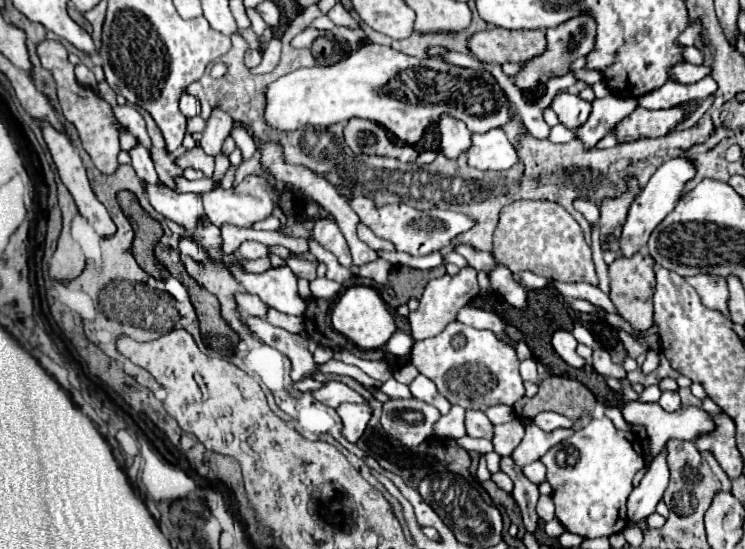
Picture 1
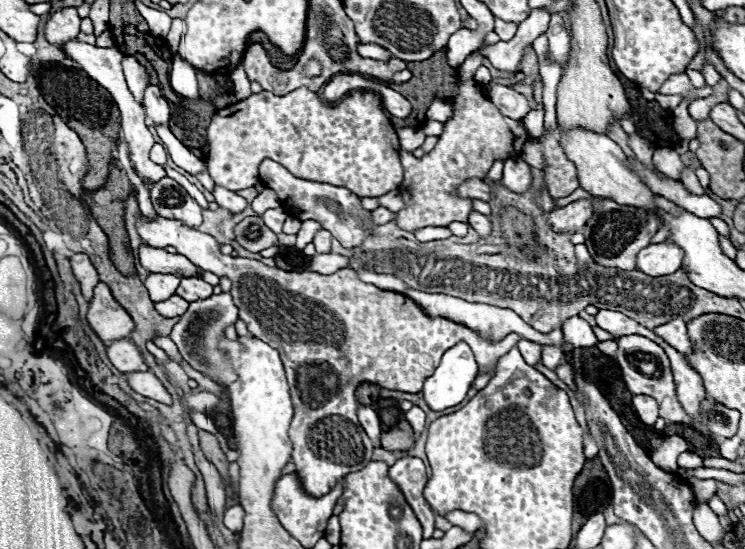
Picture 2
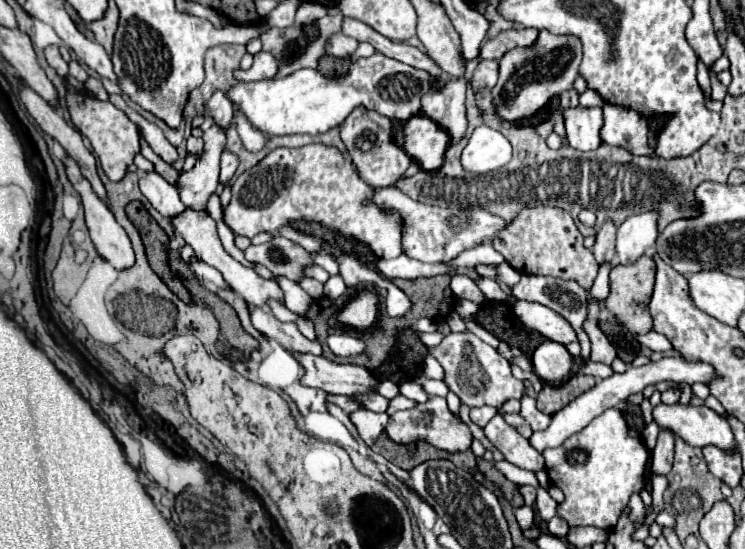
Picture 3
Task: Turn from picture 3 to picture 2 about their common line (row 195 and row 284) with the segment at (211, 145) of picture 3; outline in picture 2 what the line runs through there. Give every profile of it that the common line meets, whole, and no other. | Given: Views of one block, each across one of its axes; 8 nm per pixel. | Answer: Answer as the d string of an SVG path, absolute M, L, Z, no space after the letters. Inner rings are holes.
M198 276L182 278L180 286L176 288L176 294L188 302L194 302L194 300L202 300L202 298L212 296L212 286Z

